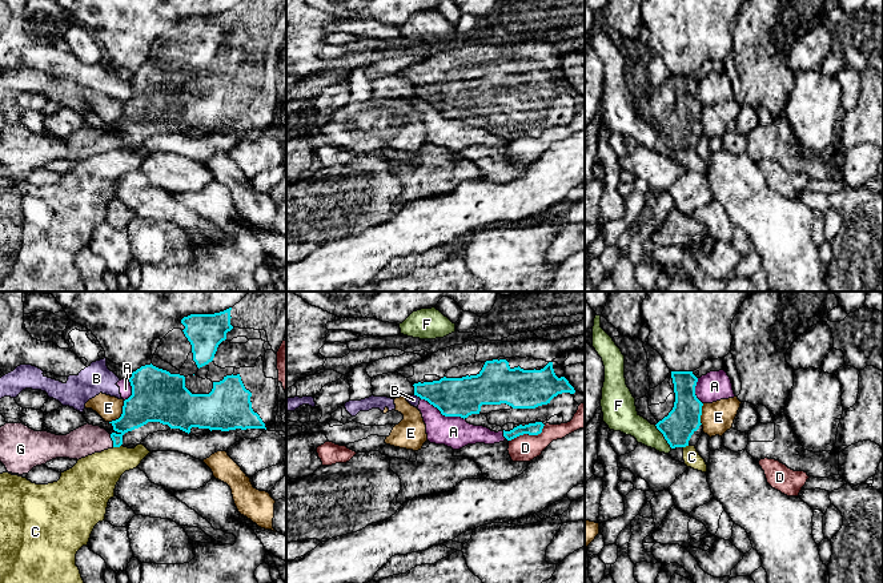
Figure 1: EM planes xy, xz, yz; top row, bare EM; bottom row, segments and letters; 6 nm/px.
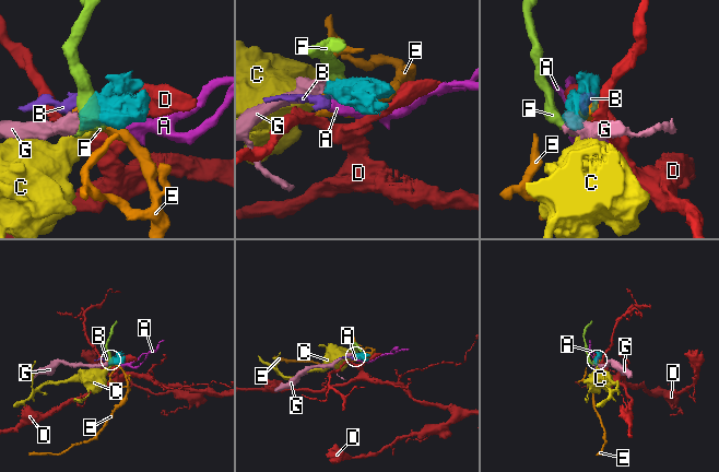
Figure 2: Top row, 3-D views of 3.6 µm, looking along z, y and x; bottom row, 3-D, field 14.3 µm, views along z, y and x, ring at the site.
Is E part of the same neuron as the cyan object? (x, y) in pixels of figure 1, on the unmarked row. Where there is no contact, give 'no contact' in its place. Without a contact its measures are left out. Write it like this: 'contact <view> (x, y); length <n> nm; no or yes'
contact xy (121, 116); length 160 nm; no

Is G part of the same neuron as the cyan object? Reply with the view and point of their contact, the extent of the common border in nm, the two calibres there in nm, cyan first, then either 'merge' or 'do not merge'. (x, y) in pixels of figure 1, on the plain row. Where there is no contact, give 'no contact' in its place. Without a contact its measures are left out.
contact xy (112, 141); length 80 nm; calibres 190 and 180 nm; merge

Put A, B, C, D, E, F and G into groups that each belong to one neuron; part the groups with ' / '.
A B / C F / D / E / G

